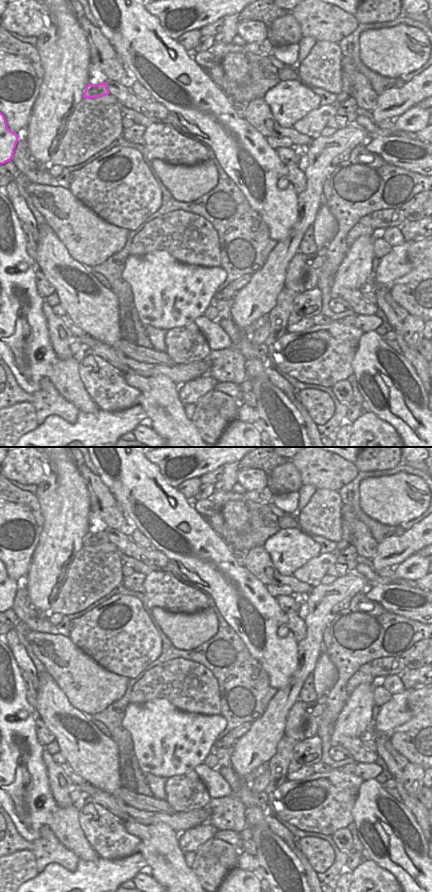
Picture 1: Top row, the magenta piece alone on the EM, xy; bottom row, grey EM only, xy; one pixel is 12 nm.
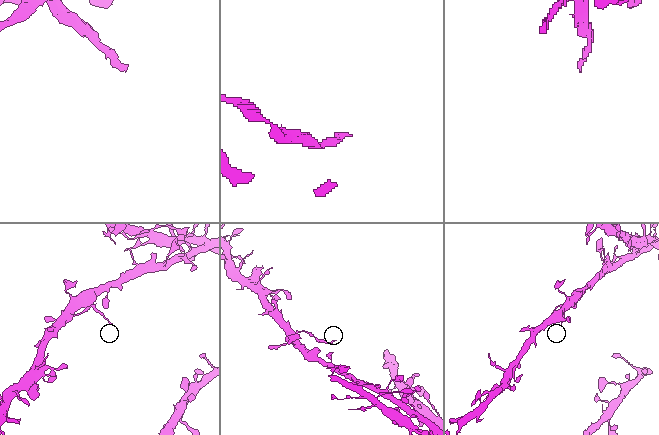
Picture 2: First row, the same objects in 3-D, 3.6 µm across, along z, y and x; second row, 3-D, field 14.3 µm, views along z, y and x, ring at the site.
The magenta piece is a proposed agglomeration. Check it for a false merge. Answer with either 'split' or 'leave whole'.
split

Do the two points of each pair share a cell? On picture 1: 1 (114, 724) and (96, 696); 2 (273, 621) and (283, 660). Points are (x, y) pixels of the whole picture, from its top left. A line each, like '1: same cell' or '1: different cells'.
1: different cells
2: same cell

